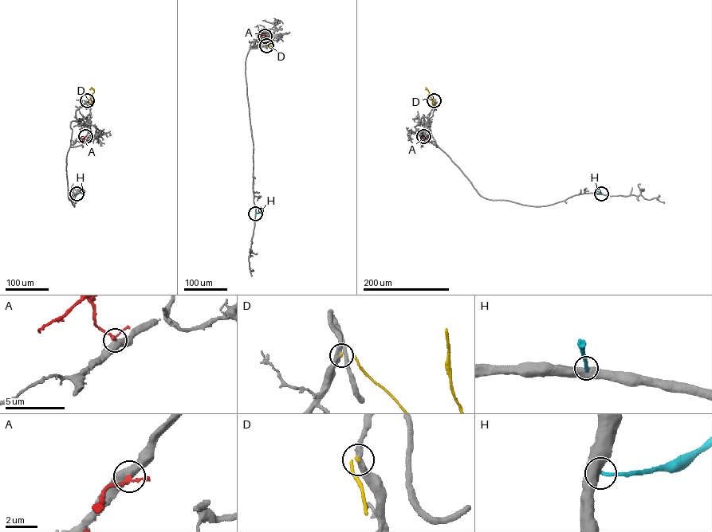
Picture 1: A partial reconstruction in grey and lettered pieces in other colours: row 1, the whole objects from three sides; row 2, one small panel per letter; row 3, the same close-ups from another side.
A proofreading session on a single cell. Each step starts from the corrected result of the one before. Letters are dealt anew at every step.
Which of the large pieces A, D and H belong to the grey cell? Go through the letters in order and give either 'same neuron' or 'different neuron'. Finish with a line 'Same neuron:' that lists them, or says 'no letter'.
A: same neuron
D: different neuron
H: different neuron
Same neuron: A

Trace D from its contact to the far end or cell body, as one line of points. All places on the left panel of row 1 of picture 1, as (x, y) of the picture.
D: (87, 100), (92, 103), (90, 95), (94, 90), (91, 87), (90, 89)

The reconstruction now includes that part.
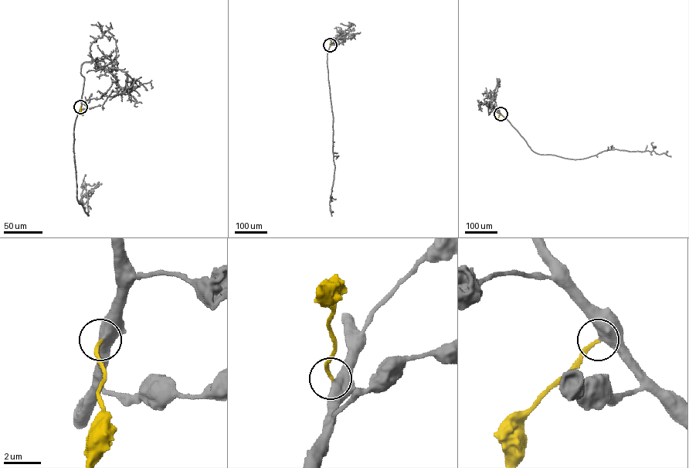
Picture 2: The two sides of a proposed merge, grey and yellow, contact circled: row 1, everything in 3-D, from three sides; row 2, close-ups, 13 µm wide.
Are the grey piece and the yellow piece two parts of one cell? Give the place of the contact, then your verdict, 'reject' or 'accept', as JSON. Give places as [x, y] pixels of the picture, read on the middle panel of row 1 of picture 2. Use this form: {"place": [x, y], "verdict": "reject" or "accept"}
{"place": [330, 45], "verdict": "accept"}

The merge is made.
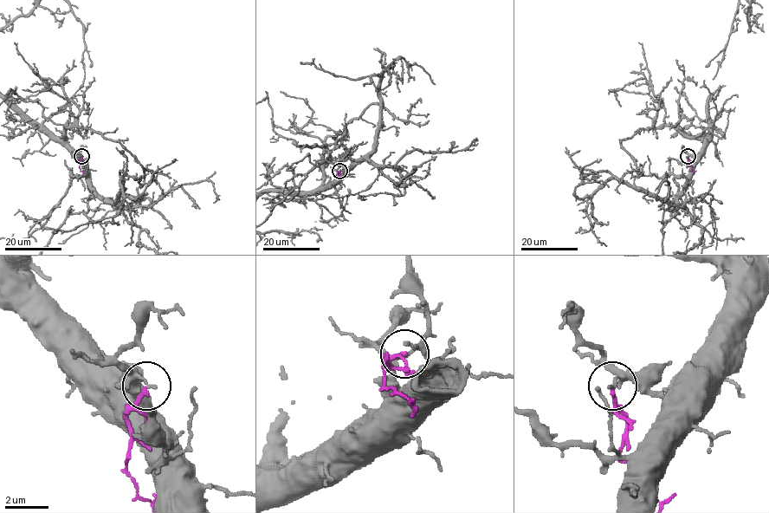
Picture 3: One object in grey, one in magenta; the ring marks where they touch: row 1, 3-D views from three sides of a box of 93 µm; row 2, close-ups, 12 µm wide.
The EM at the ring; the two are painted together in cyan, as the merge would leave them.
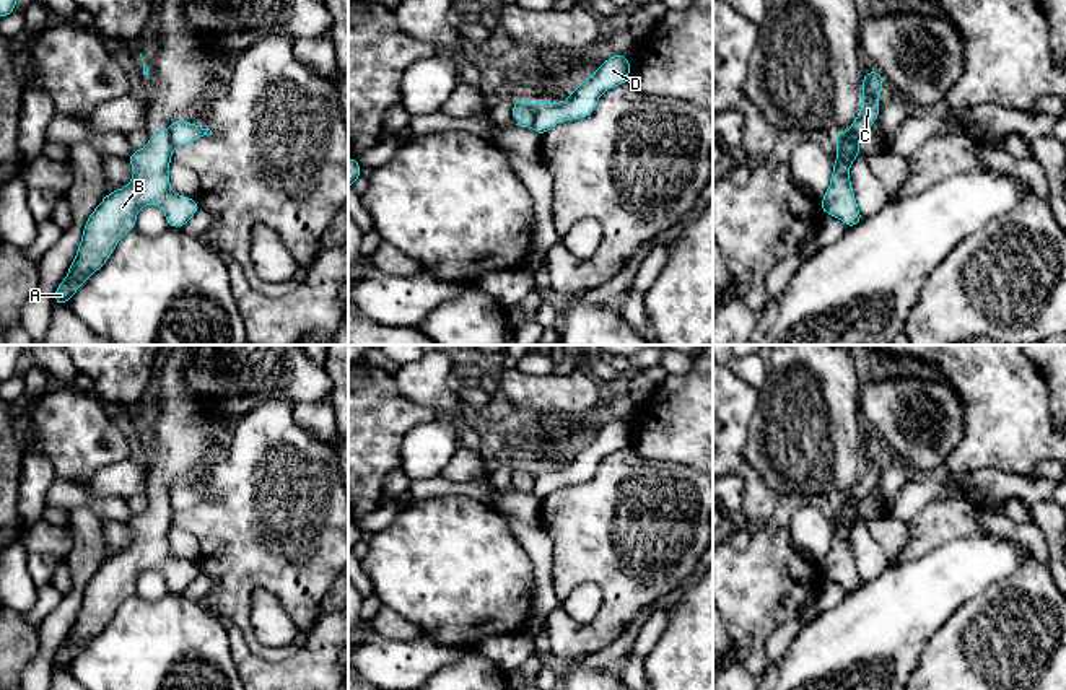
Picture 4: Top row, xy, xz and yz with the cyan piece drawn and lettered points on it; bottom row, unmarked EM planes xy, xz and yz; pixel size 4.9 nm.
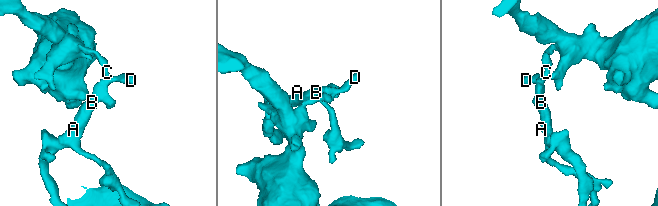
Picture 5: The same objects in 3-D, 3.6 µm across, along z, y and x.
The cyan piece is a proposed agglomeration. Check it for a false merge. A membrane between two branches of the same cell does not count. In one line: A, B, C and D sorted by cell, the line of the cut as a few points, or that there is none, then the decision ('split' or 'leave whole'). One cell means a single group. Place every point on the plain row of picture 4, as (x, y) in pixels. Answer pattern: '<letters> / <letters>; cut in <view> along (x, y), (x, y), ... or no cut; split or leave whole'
A B / C D; cut in xz along (534, 467), (534, 487), (531, 490); split

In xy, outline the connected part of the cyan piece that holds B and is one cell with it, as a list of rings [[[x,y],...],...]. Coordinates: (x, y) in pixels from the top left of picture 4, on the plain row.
[[[166,493],[148,501],[146,511],[133,514],[127,522],[133,542],[125,552],[109,557],[88,581],[76,620],[55,654],[55,669],[67,669],[78,653],[104,631],[117,607],[135,594],[142,571],[159,570],[169,592],[182,592],[197,578],[199,568],[194,563],[171,555],[168,532],[173,513]]]

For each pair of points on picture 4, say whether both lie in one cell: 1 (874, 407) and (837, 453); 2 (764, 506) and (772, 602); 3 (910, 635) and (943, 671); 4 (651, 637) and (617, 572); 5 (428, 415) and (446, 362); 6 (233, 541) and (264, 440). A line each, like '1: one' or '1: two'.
1: two
2: two
3: two
4: two
5: two
6: one

